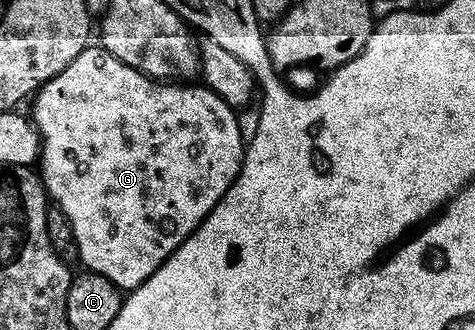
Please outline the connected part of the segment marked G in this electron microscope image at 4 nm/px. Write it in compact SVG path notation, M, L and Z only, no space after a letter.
M90 45L63 69L51 81L47 81L32 96L33 112L31 118L37 134L41 136L41 153L39 156L39 174L45 185L45 194L55 202L56 210L61 211L71 221L71 229L77 242L77 257L86 268L111 281L122 289L141 287L157 270L168 261L171 253L179 249L181 242L201 224L215 209L217 202L227 193L227 189L241 172L241 162L245 159L247 140L239 133L238 112L227 105L214 91L204 85L182 85L177 81L158 81L149 79L143 73L123 65L119 57L107 53L100 45Z

